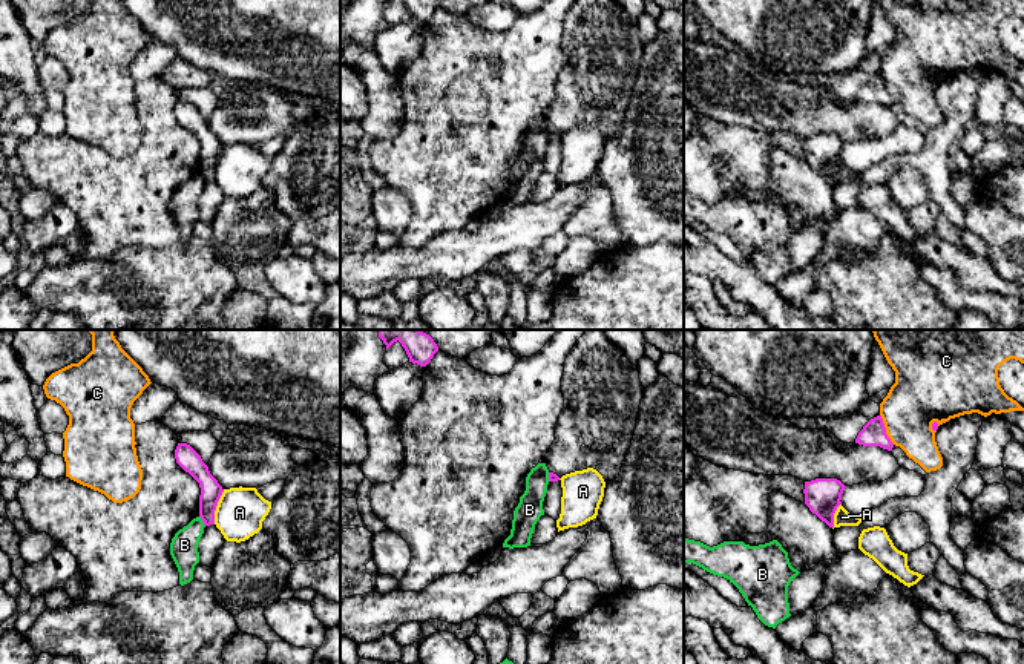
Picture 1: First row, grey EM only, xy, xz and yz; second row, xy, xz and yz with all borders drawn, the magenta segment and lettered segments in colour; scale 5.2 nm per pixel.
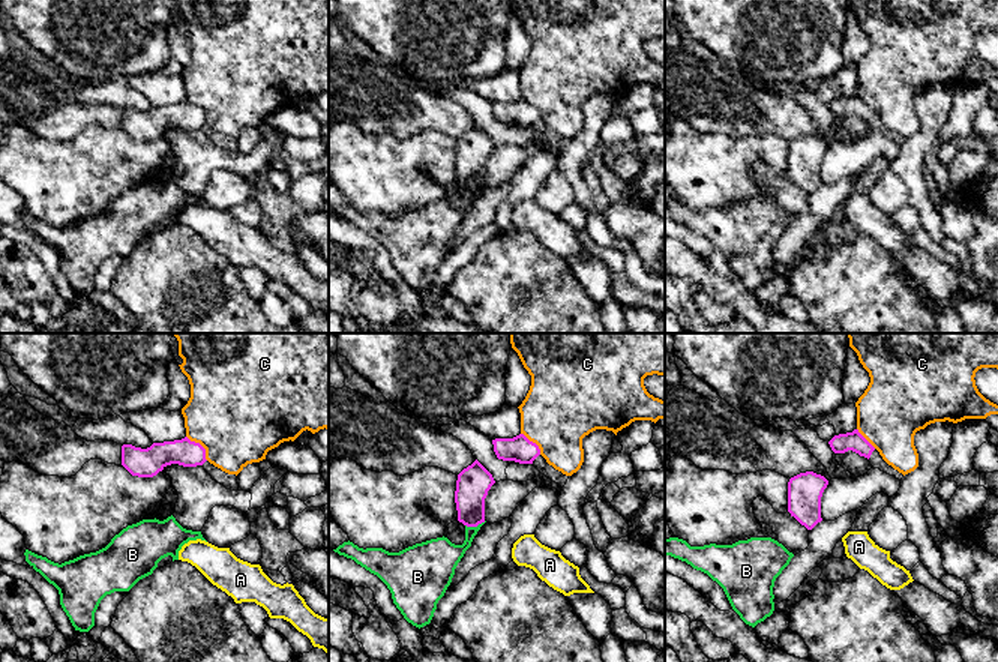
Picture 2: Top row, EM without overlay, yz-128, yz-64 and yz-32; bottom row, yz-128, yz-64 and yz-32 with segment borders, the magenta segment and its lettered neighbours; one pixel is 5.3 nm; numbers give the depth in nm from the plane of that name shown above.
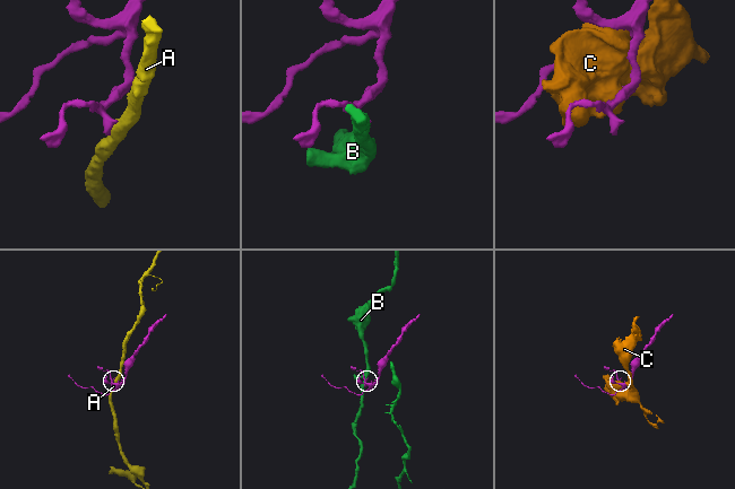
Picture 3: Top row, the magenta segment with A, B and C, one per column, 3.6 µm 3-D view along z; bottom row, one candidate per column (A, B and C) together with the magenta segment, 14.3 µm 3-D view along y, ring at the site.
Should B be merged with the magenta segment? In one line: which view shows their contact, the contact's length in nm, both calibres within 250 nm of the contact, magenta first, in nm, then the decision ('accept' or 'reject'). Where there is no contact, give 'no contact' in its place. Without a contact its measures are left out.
contact in xy; length 70 nm; calibres 110 and 140 nm; reject

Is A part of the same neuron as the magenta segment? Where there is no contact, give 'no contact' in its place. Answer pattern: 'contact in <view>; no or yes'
contact in xy; no

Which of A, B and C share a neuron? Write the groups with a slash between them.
A / B / C

